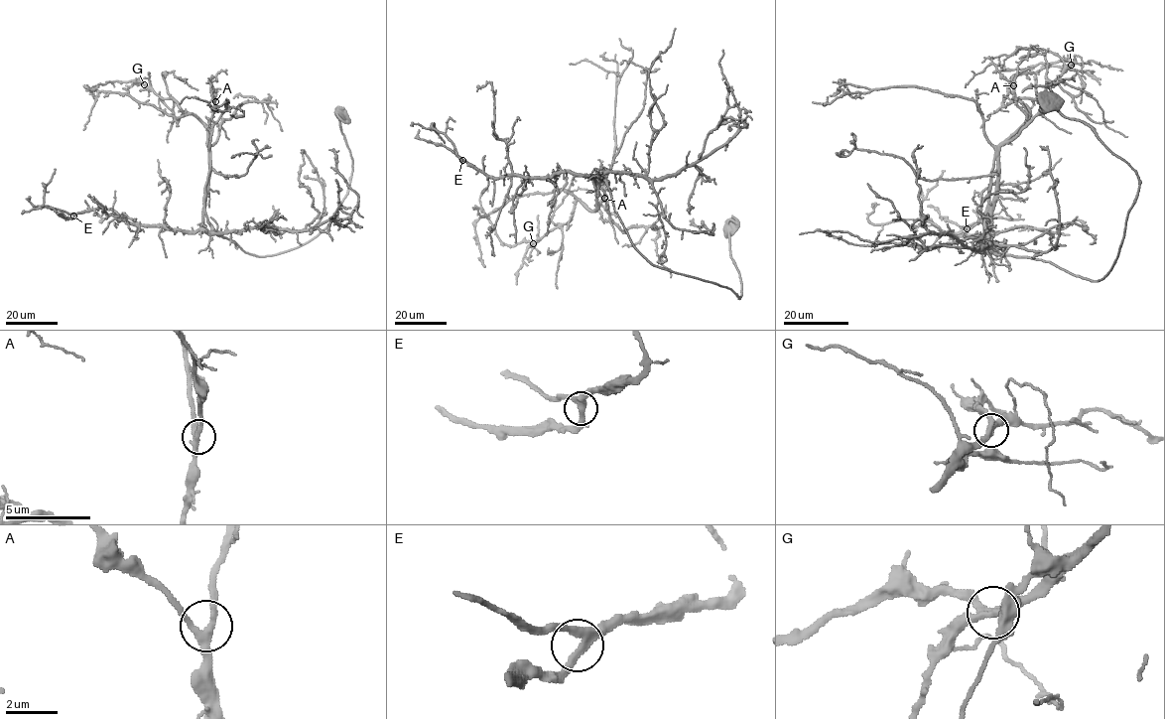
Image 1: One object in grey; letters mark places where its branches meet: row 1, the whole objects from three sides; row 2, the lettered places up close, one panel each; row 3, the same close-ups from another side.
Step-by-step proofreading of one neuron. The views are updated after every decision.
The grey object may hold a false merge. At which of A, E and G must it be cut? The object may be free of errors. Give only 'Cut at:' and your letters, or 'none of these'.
Cut at: none of these

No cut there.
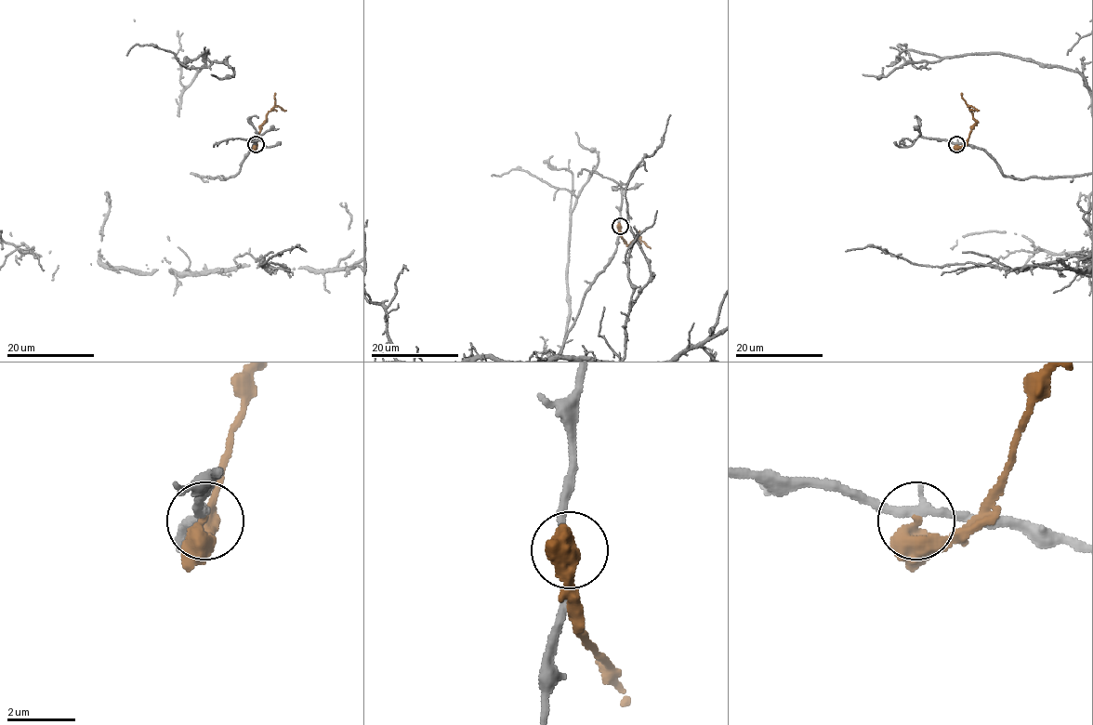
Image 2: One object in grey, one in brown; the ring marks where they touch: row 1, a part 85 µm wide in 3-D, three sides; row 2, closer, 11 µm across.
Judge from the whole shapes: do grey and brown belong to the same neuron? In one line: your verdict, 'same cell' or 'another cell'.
another cell

